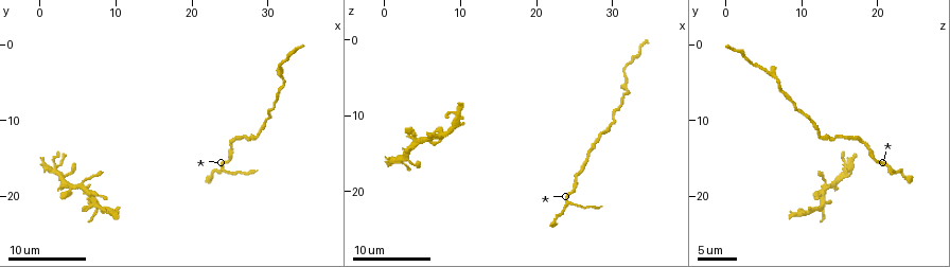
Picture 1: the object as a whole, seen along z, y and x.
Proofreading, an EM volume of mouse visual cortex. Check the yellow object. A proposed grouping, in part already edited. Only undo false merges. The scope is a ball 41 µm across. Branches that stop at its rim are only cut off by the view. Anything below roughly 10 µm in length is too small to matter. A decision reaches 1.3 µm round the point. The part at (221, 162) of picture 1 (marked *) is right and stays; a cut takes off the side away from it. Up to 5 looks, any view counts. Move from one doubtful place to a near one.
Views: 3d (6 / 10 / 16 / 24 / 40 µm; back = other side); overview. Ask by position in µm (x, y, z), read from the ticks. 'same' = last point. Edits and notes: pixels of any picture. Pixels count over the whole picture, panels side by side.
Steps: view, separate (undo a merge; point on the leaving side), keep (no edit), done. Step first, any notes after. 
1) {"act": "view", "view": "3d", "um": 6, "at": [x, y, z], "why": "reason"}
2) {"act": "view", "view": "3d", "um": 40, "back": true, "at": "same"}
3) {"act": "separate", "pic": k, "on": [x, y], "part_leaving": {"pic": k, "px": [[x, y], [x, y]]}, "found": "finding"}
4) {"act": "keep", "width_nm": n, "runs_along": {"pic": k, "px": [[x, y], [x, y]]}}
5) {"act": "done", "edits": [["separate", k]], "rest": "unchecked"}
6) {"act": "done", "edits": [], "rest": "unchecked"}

{"act": "view", "view": "3d", "um": 10, "at": [26.5, 12.0, 15.0], "why": "calibre changes"}

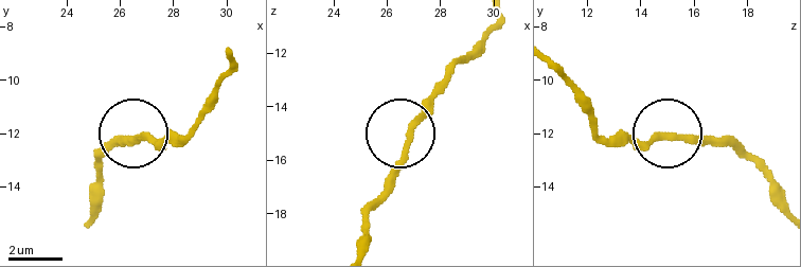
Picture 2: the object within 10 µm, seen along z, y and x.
{"act": "keep", "width_nm": 240, "runs_along": {"pic": 2, "px": [[780, 195], [748, 161], [714, 141], [659, 134], [613, 141]]}, "found": "all the same cell"}

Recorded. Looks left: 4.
{"act": "view", "view": "3d", "um": 6, "at": [10.0, 21.5, 11.0], "why": "calibre changes"}

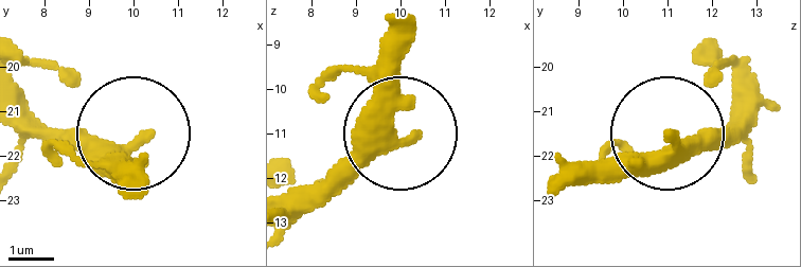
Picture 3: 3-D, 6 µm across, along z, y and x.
{"act": "keep", "found": "one cell here"}

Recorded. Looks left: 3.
{"act": "done", "edits": [], "rest": "unchecked"}

